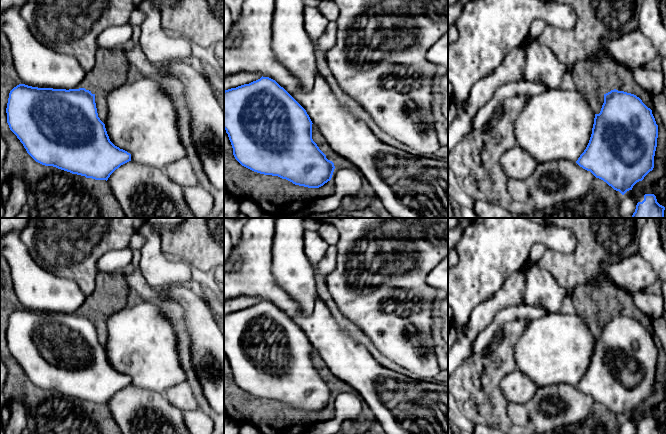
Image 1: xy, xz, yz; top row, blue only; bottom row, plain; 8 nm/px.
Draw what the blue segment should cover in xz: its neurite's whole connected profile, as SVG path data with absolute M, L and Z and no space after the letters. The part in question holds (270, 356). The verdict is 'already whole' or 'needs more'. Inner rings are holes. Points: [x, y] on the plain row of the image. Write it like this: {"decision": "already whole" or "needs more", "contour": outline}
{"decision": "already whole", "contour": "M261 301L249 308L224 315L224 353L235 383L244 391L264 399L278 400L295 409L319 412L331 404L335 390L312 363L312 345L306 334L275 304Z"}

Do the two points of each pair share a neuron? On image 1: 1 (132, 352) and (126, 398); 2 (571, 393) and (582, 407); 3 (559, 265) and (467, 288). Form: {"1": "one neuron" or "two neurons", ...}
{"1": "two neurons", "2": "one neuron", "3": "two neurons"}

